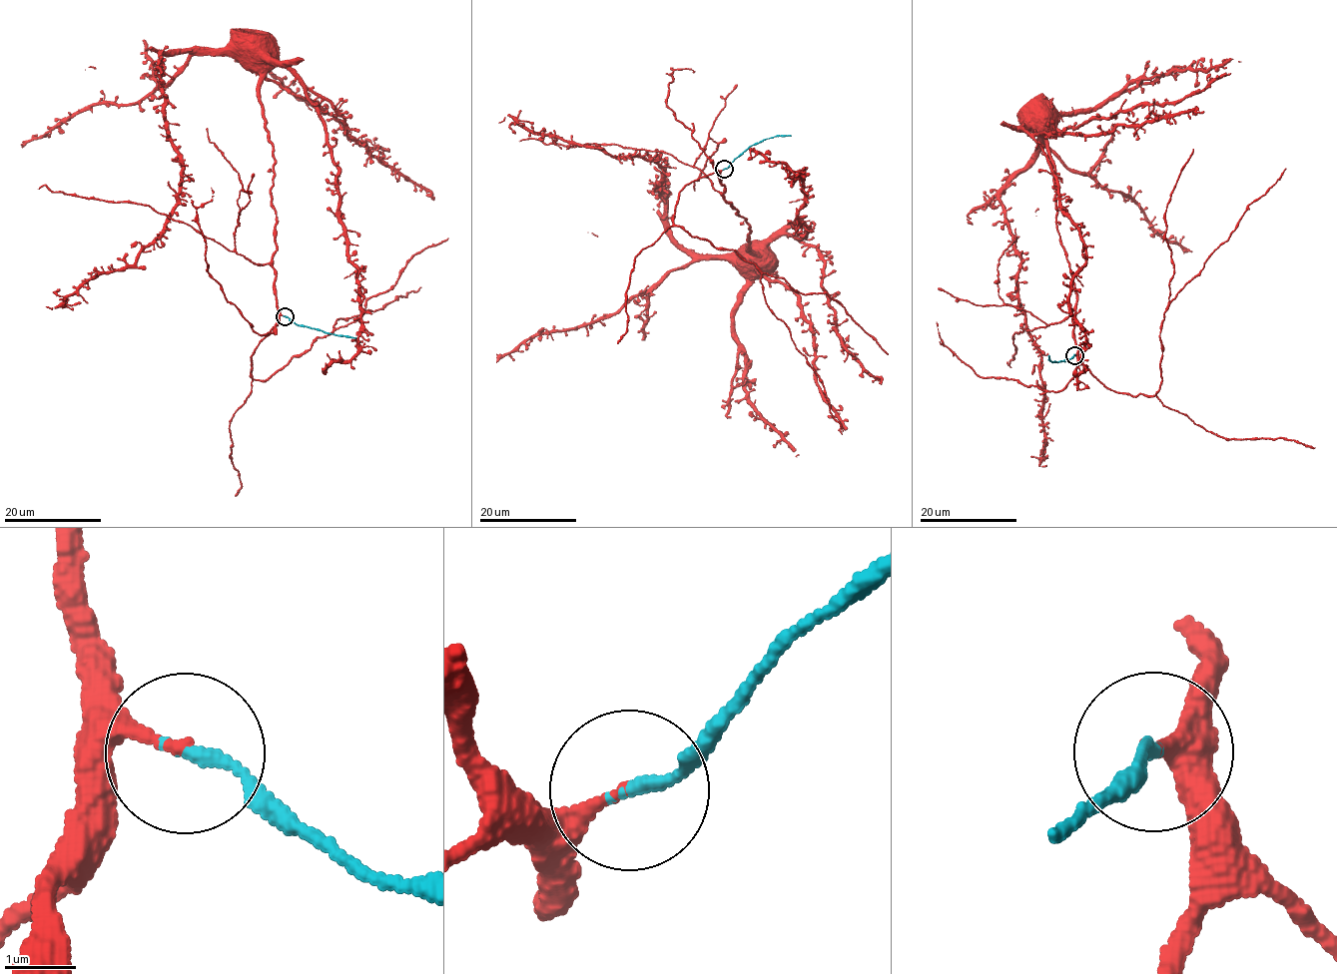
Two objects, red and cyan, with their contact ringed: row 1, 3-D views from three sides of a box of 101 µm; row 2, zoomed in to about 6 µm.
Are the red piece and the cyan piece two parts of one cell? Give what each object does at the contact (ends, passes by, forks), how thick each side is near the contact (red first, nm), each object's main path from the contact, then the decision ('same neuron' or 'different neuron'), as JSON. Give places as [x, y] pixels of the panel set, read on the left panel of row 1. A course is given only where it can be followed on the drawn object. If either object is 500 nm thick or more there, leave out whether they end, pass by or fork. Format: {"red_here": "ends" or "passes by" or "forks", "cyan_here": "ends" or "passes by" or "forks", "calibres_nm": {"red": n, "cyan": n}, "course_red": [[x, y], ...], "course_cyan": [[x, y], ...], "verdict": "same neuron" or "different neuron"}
{"red_here": "ends", "cyan_here": "ends", "calibres_nm": {"red": 160, "cyan": 180}, "course_red": [[284, 316], [260, 99], [267, 61], [288, 69], [322, 121], [357, 271], [358, 351], [323, 373]], "course_cyan": [[284, 316], [299, 324], [355, 338]], "verdict": "same neuron"}

